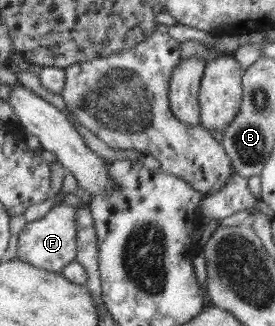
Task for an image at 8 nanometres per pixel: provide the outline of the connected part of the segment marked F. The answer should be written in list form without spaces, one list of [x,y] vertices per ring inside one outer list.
[[[62,202],[52,207],[44,218],[27,222],[24,230],[19,232],[16,259],[36,268],[60,273],[62,268],[76,258],[76,217],[76,209]]]

